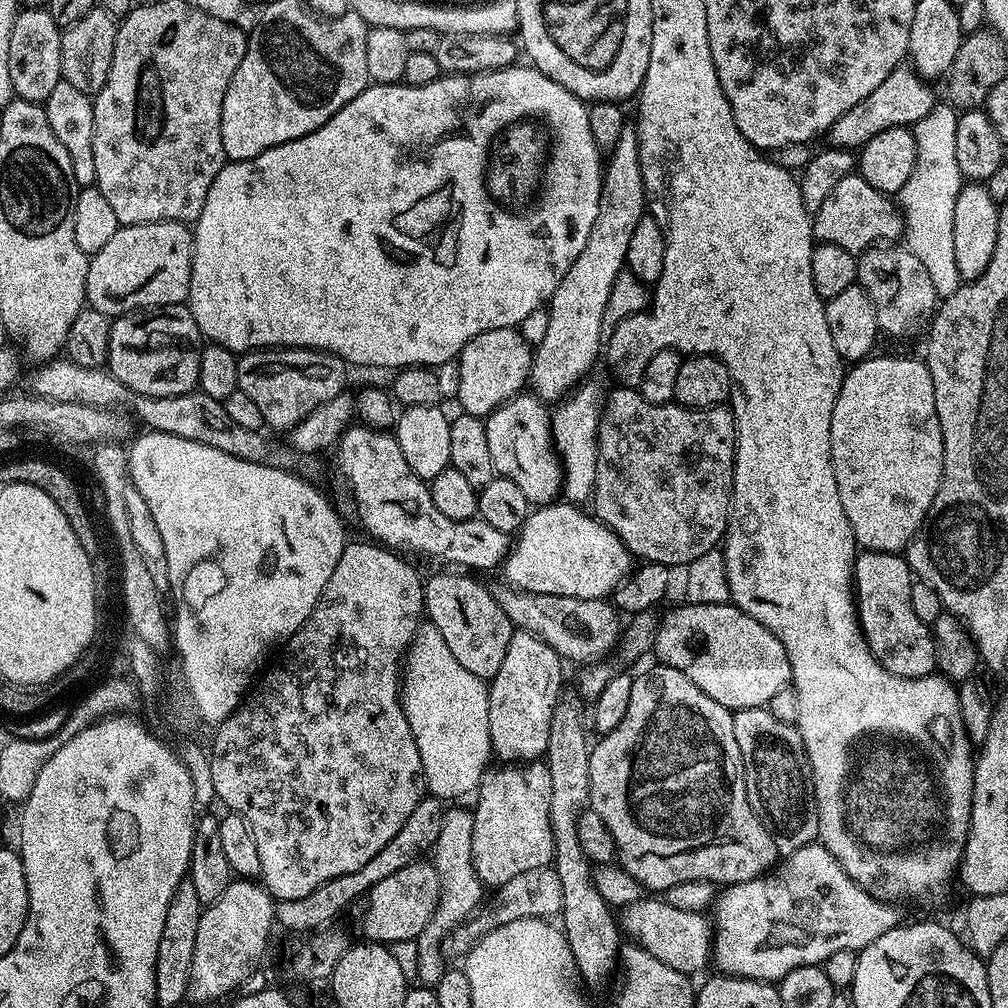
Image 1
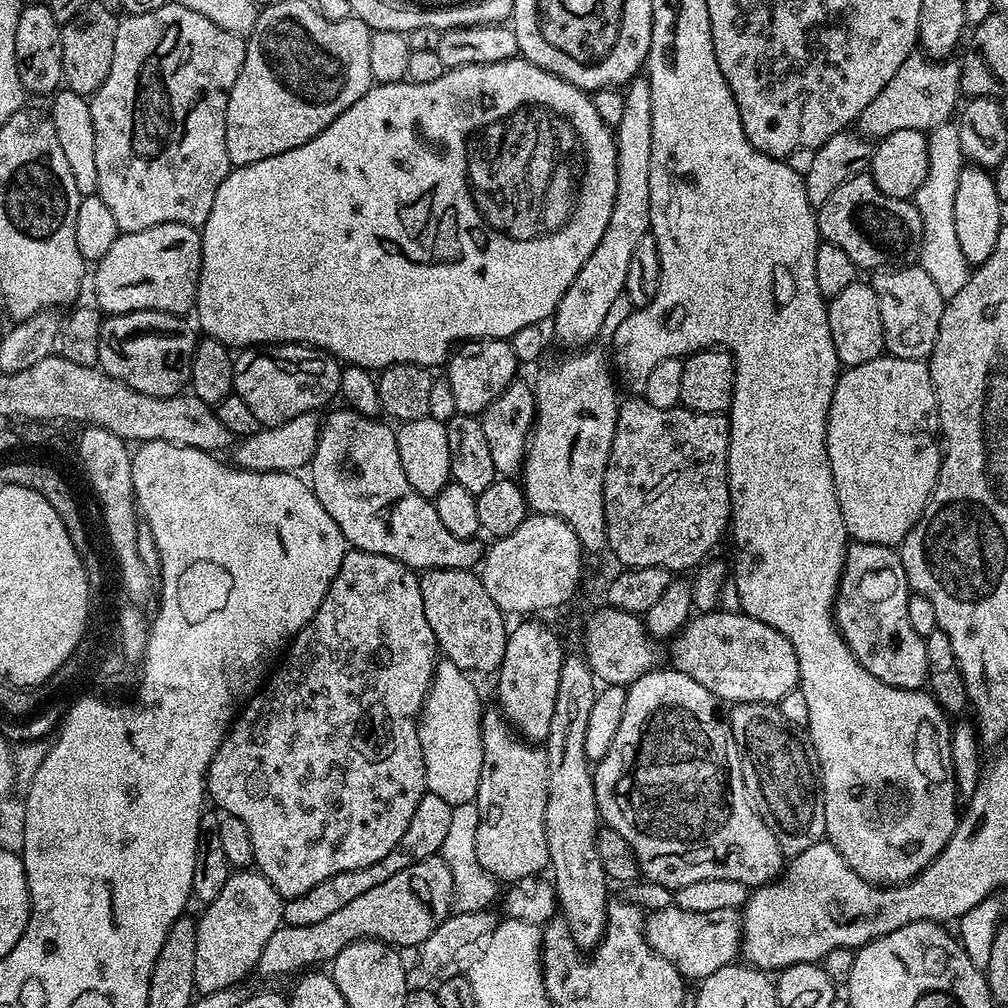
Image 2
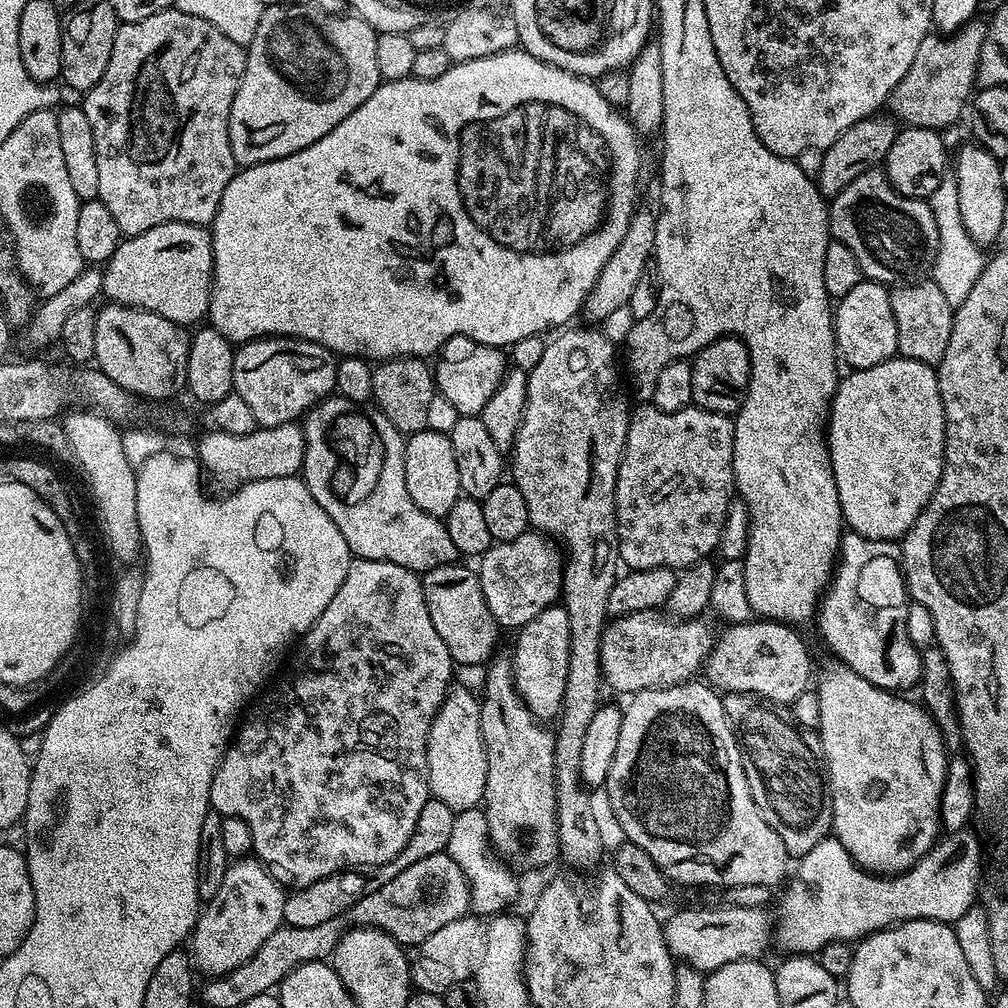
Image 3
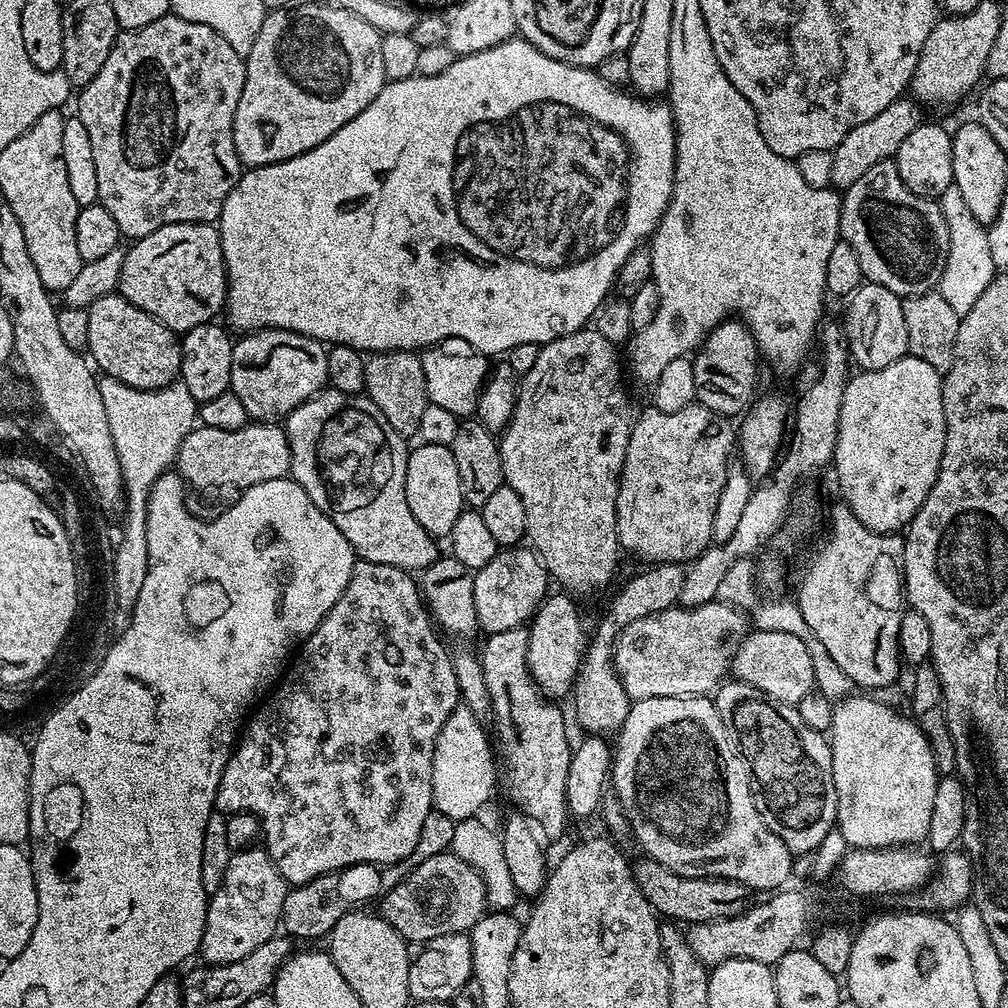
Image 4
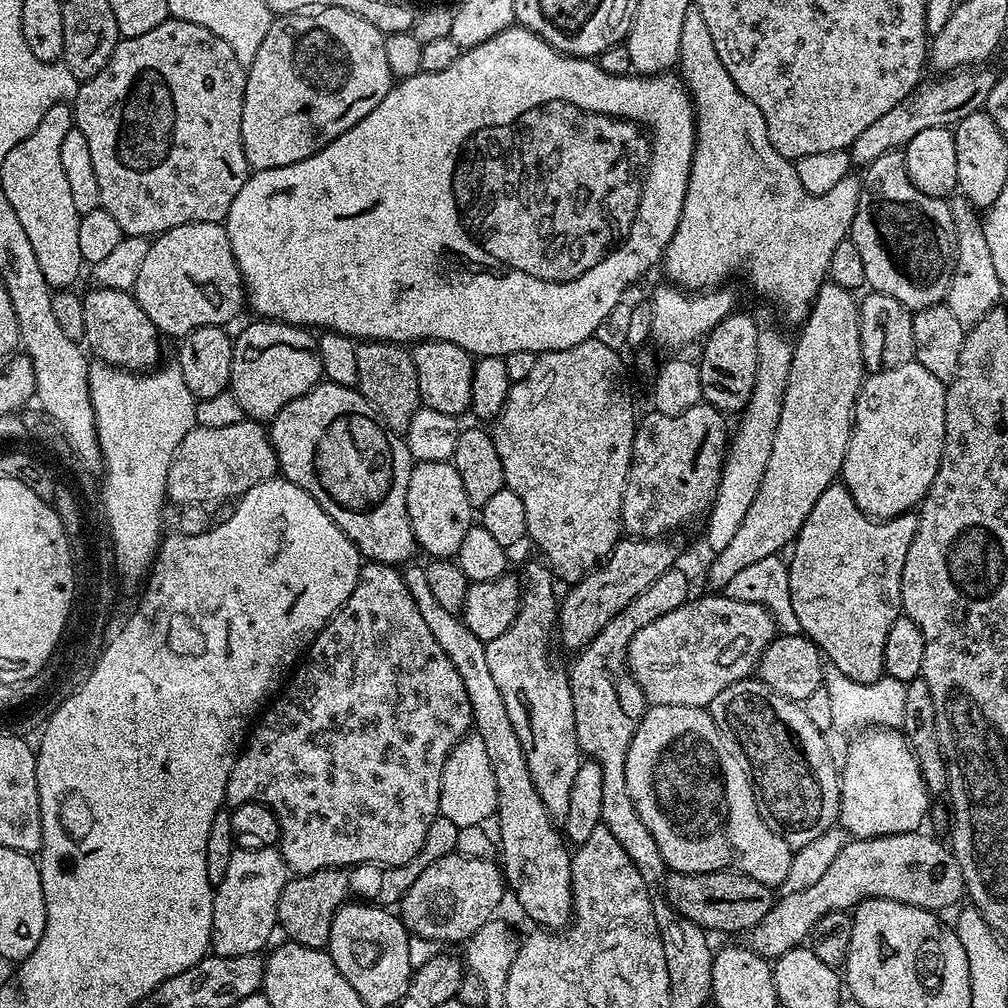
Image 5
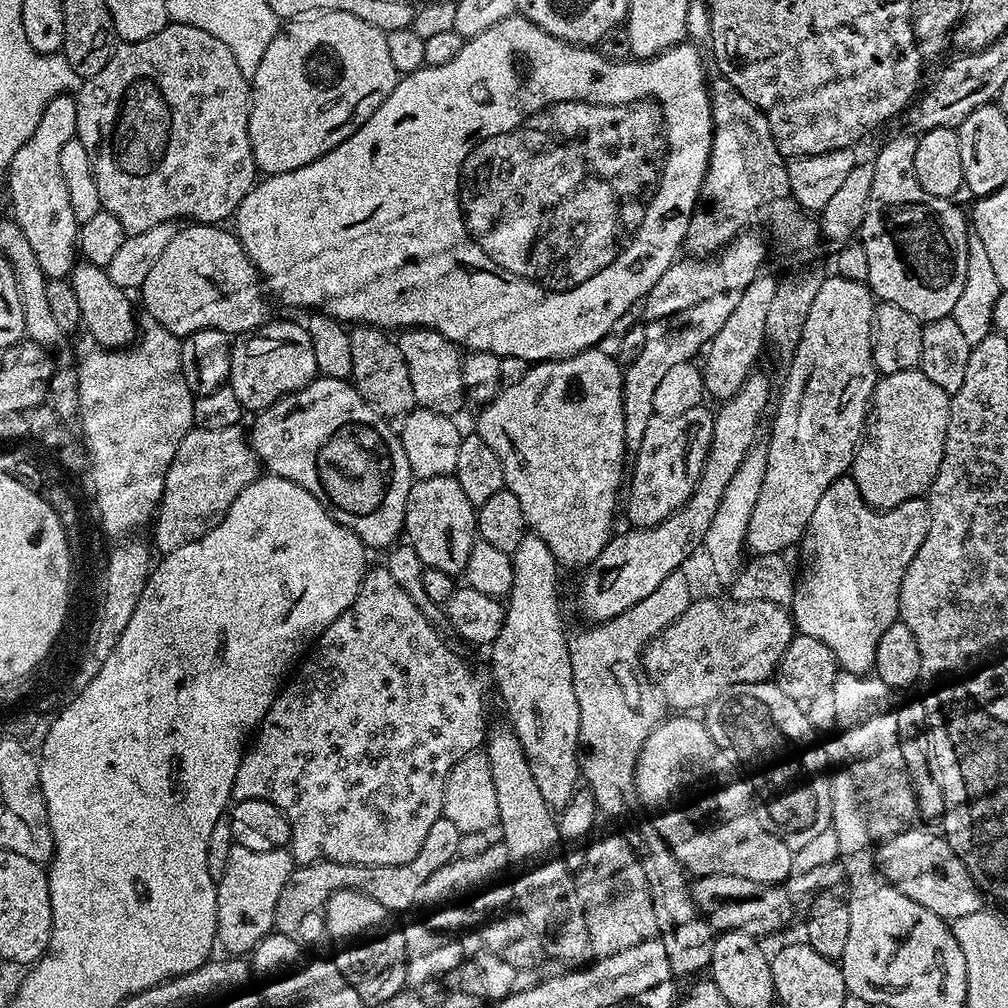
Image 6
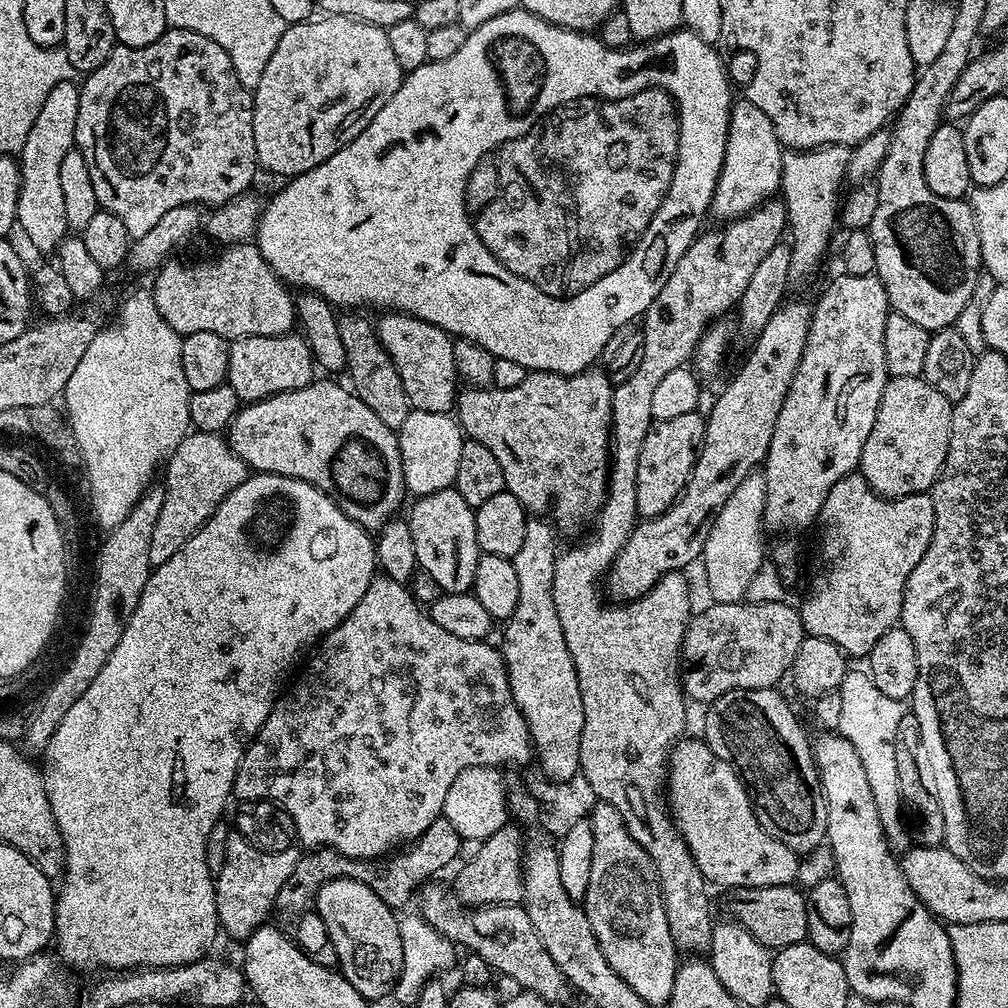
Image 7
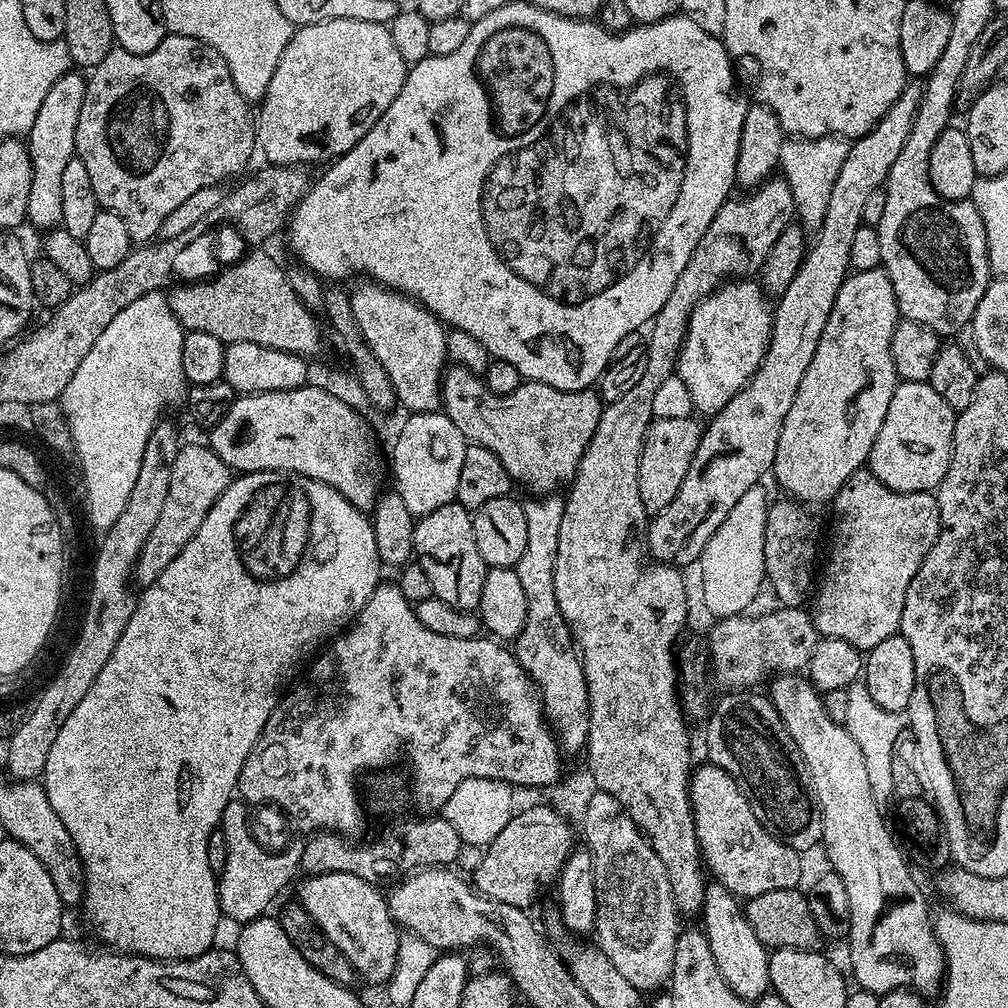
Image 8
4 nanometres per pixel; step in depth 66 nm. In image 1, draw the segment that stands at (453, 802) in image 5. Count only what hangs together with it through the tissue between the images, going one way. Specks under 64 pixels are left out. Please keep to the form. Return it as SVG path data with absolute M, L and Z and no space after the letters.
M427 627L428 628L422 629L421 632L419 629L419 631L411 637L410 643L407 645L406 663L402 668L402 683L399 685L398 693L404 710L404 717L408 723L408 729L412 731L412 736L418 746L423 783L426 785L427 791L429 788L429 790L433 792L429 792L433 797L439 798L441 801L450 800L446 802L452 802L455 801L452 800L455 796L464 796L467 792L475 793L480 783L480 777L483 776L486 771L486 765L484 765L484 763L487 762L488 756L490 757L490 741L488 738L488 689L485 681L480 680L474 674L470 674L470 670L466 670L466 666L462 666L462 662L458 662L458 658L454 658L454 654L446 646L442 634L436 631L435 627Z

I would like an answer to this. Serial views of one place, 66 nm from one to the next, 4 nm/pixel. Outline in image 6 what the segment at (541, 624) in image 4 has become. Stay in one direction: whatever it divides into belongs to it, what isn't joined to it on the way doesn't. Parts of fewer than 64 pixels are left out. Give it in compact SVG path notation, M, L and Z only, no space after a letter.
M760 370L753 371L741 389L715 409L716 421L714 422L714 434L708 457L704 463L700 481L696 484L692 497L684 503L684 507L679 508L670 518L666 518L661 524L655 524L652 528L632 528L627 530L628 532L622 533L621 536L620 533L613 535L606 550L602 550L602 554L598 554L596 561L589 564L581 575L585 576L580 580L580 597L577 598L576 604L580 607L581 614L588 619L589 625L605 624L607 620L618 618L618 614L630 610L630 606L638 606L638 602L642 602L642 598L650 598L650 594L654 594L654 590L658 590L658 586L662 586L662 581L665 578L670 578L670 574L678 572L683 560L697 551L706 530L710 530L710 522L714 522L714 514L718 514L718 504L722 502L722 494L726 490L726 486L730 486L730 478L734 478L734 474L738 474L738 466L742 466L746 454L750 454L750 450L758 442L759 436L756 435L760 432L760 423L763 422L764 415L766 415L766 420L769 412L768 380L760 373Z

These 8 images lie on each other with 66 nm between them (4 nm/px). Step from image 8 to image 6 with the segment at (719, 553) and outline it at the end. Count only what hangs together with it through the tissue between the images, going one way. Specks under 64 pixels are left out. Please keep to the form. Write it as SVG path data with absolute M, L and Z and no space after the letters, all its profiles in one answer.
M757 442L746 454L742 466L738 466L738 474L730 478L730 486L722 494L722 502L718 504L718 514L714 514L714 522L710 522L710 530L706 530L702 541L703 551L713 558L714 572L721 585L729 585L742 570L746 560L746 530L750 526L750 518L754 514L754 506L758 503L758 494L762 494L762 481L766 478L767 443Z

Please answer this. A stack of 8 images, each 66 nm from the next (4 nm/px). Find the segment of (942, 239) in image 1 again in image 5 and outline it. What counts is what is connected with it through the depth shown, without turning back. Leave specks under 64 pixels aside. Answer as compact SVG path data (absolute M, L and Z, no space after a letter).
M963 197L955 198L950 202L950 206L955 224L957 270L953 273L951 290L945 296L944 302L958 322L968 328L979 325L984 315L997 307L1002 285L998 273L994 270L990 246L986 243L986 230L981 213Z

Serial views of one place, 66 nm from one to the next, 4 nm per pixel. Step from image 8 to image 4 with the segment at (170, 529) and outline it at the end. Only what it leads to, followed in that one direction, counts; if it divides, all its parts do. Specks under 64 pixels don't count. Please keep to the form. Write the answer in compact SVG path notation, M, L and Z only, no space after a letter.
M249 422L242 430L214 430L197 426L180 443L175 471L196 499L195 515L213 520L218 513L234 506L236 499L258 482L285 479L292 471L288 436L276 422Z

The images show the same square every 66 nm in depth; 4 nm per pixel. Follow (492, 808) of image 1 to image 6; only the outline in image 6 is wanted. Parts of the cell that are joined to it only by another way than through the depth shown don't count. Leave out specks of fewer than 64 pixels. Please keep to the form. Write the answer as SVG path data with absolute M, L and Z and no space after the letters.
M526 534L518 542L518 550L510 553L513 562L513 586L506 596L504 625L490 645L492 680L500 691L500 700L508 707L510 727L522 742L534 782L542 790L548 807L559 810L567 806L581 783L580 743L578 742L578 698L574 695L574 678L570 670L569 633L564 633L560 617L560 592L556 589L558 565L550 546L535 534Z

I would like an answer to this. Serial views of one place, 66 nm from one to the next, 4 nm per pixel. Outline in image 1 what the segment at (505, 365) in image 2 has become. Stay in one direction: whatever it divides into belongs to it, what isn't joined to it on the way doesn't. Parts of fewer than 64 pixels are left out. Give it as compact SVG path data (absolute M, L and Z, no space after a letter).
M515 327L495 328L467 340L458 352L459 370L455 399L469 416L487 417L499 404L506 403L525 387L534 352Z

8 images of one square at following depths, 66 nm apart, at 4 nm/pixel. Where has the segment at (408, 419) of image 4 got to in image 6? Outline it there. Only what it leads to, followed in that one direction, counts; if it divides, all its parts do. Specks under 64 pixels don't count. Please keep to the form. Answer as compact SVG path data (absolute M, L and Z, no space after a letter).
M355 325L349 333L353 387L383 418L392 422L401 421L417 407L417 402L399 343L393 337L391 339L389 333L372 325Z

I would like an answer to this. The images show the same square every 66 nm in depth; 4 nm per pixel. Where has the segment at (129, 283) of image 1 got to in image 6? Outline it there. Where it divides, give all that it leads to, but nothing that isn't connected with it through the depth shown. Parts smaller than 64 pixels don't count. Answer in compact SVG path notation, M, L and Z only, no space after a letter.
M192 222L176 231L166 250L162 250L158 262L150 266L150 274L146 274L146 282L139 288L138 296L144 299L143 311L147 315L154 317L159 324L166 326L166 330L181 338L200 330L218 330L227 334L253 332L270 319L269 297L260 279L260 271L246 254L235 231L228 229L227 232L224 226L215 224Z

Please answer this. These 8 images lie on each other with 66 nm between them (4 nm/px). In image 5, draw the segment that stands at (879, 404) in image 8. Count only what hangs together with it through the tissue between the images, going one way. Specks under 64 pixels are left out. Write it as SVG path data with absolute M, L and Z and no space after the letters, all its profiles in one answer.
M824 283L799 332L762 486L758 486L758 494L754 494L754 502L750 502L750 510L746 510L746 518L742 518L730 546L712 559L706 577L707 584L714 587L711 589L727 589L730 579L743 566L783 553L799 534L822 492L837 483L844 467L852 415L866 379L857 297L840 285Z

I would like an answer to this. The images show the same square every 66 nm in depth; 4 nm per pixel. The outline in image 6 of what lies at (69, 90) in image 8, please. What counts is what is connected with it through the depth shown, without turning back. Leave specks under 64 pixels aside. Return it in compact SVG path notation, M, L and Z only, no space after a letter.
M75 95L54 98L42 114L34 134L18 149L18 154L8 164L8 200L12 203L11 215L26 234L49 280L67 280L78 261L78 225L74 210L70 207L70 193L62 178L60 155L62 146L74 139L78 122L78 106Z

